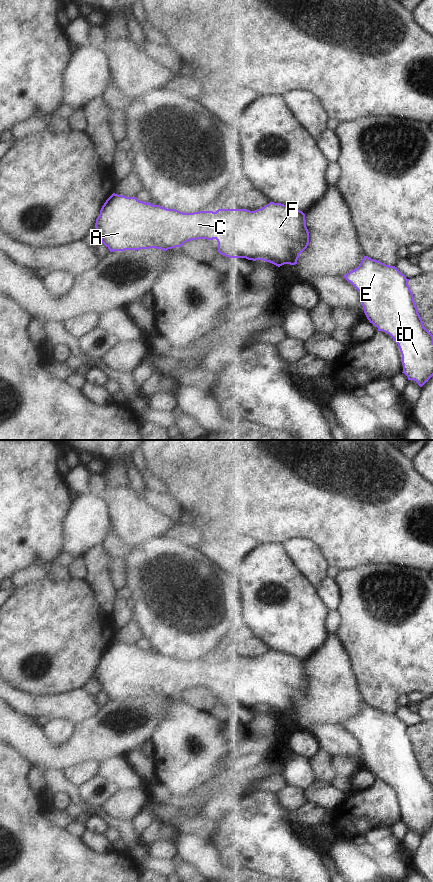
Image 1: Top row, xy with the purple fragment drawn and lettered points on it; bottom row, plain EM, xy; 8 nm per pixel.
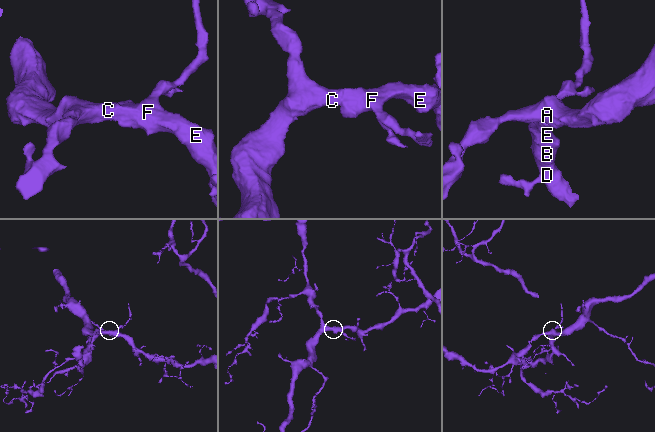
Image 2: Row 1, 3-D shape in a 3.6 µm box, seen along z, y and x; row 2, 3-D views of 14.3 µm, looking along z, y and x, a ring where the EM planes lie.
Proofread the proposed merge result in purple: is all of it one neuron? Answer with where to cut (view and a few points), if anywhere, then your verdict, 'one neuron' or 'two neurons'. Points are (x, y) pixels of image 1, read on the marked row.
cut none; one neuron

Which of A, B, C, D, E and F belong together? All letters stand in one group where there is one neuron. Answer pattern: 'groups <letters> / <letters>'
groups A B C D E F

